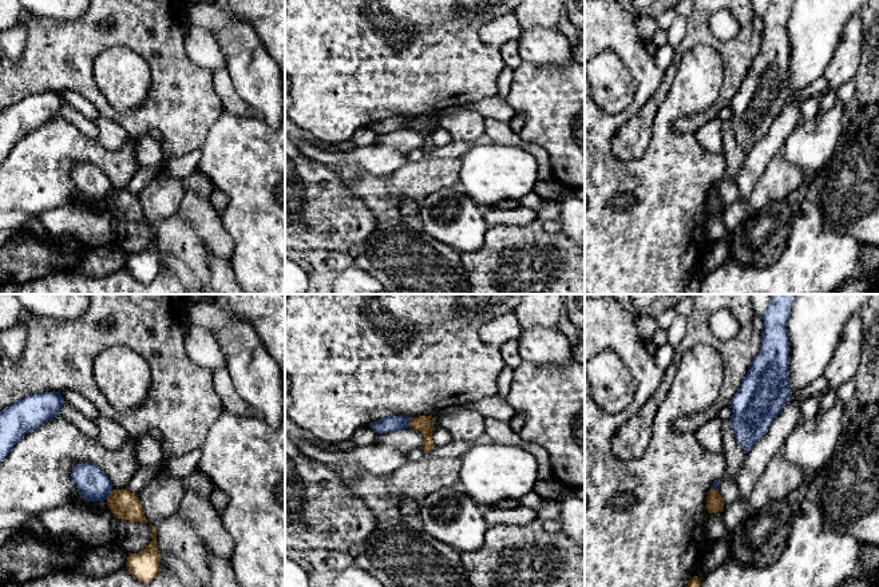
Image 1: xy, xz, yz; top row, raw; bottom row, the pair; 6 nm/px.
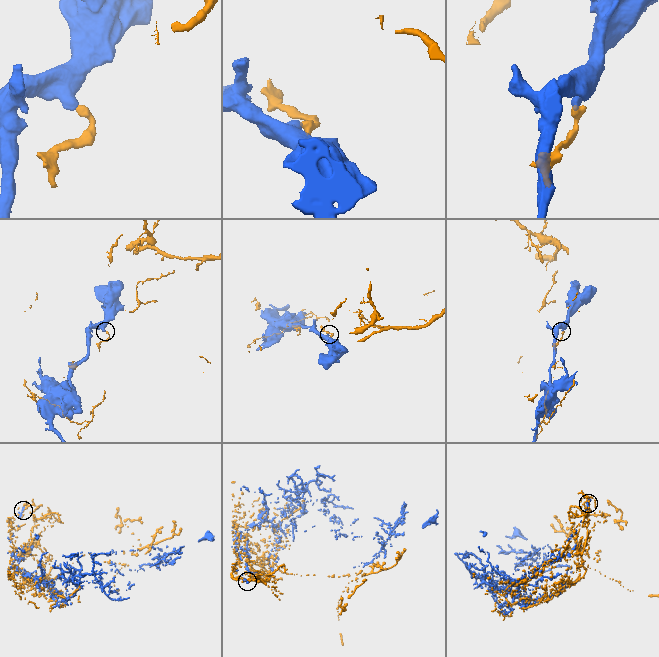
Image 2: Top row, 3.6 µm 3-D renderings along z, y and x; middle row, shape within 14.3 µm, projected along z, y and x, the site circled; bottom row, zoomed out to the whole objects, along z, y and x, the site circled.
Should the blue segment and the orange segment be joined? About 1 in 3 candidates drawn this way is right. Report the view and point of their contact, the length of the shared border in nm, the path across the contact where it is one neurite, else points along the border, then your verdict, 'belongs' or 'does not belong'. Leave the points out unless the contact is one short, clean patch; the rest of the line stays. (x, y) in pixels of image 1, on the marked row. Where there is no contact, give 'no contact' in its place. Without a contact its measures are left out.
contact xy (109, 494); length 70 nm; border xy (111, 490), (106, 499); does not belong

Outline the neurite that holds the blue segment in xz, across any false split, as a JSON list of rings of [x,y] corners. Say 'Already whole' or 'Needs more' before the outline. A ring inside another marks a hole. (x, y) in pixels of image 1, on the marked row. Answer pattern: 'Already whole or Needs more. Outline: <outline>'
Already whole. Outline: [[[388,416],[379,421],[371,424],[371,428],[377,433],[391,433],[408,428],[411,425],[411,419],[408,416]]]

